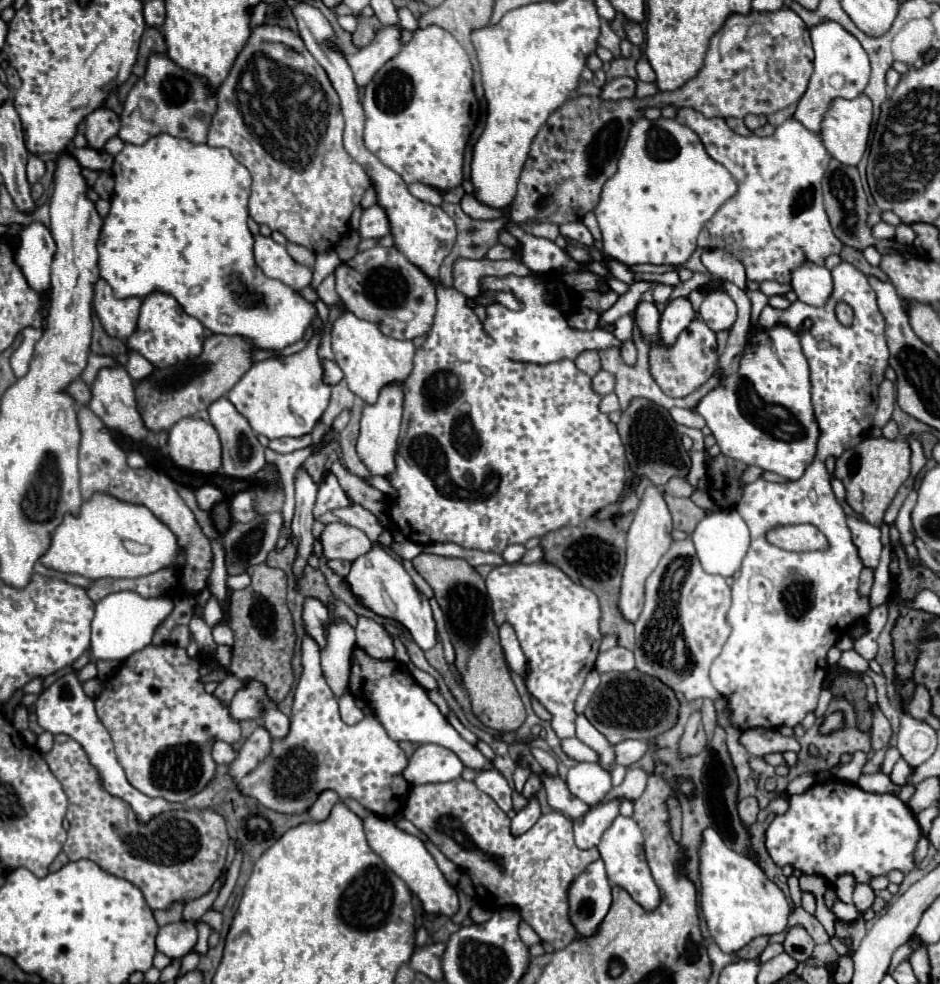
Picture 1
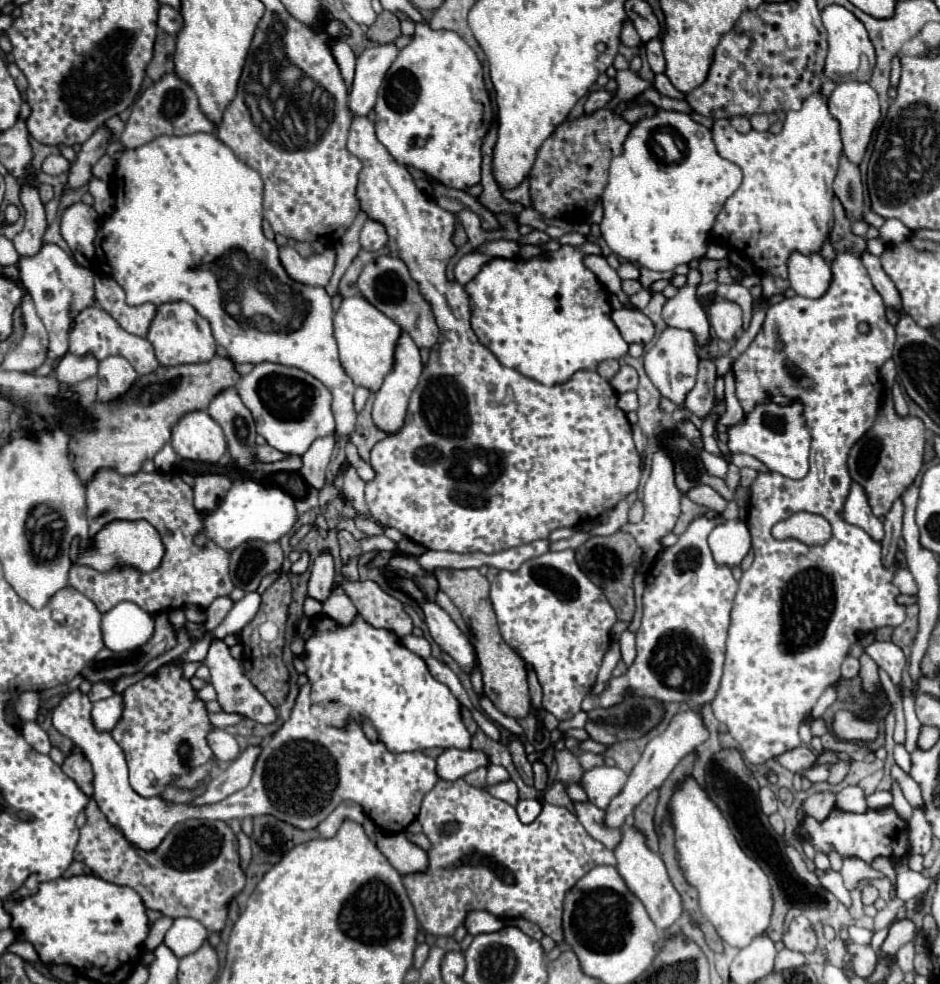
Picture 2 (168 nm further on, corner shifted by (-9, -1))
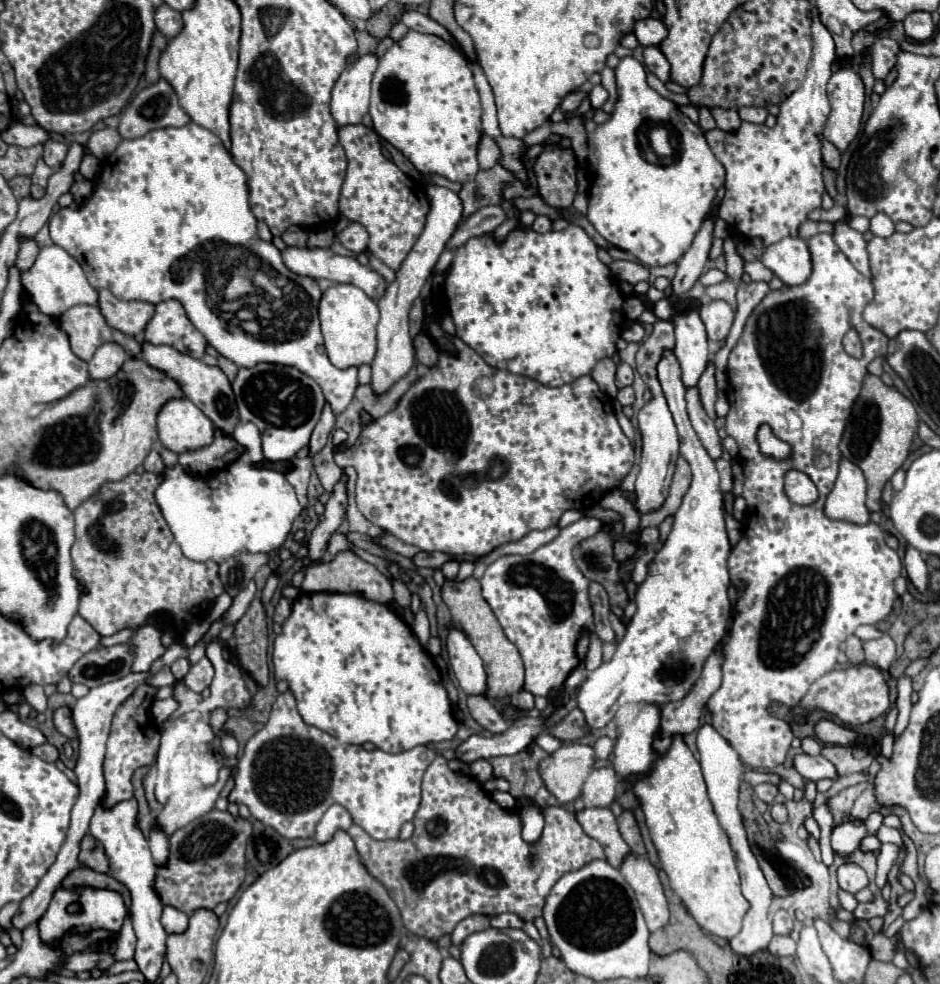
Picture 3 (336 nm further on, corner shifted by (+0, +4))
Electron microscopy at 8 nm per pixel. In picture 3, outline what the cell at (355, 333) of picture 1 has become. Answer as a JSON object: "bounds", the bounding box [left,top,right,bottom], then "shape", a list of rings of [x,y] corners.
{"bounds":[319,284,379,368],"shape":[[[333,284],[319,300],[319,320],[325,338],[325,350],[329,360],[337,368],[361,366],[373,362],[375,352],[375,326],[379,322],[379,308],[373,298],[351,284]]]}

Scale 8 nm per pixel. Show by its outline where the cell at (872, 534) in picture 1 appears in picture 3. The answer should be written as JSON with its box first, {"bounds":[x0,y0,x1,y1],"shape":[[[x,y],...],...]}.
{"bounds":[825,458,869,524],"shape":[[[847,458],[839,462],[839,476],[831,494],[827,496],[825,514],[835,520],[847,520],[855,524],[869,522],[869,510],[865,506],[865,476],[857,464]]]}

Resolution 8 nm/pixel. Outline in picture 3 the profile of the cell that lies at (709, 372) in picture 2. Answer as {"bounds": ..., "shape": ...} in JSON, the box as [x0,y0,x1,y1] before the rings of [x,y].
{"bounds":[685,388,723,460],"shape":[[[689,388],[687,394],[685,394],[685,398],[687,398],[687,410],[689,410],[691,426],[693,426],[693,430],[697,432],[697,436],[699,436],[701,444],[705,446],[707,454],[709,454],[713,460],[721,458],[721,454],[723,454],[723,450],[721,450],[721,438],[719,438],[719,434],[717,434],[717,428],[715,428],[713,420],[711,420],[711,418],[705,414],[705,410],[701,408],[697,388]]]}

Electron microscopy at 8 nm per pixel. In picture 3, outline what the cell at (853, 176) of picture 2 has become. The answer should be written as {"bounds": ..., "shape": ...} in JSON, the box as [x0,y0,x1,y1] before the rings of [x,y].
{"bounds":[819,136,841,168],"shape":[[[819,136],[819,140],[821,140],[821,152],[823,152],[823,160],[825,160],[825,164],[829,166],[829,168],[839,168],[839,160],[841,160],[841,154],[839,154],[839,150],[831,144],[831,142],[827,142],[825,138],[821,138]]]}

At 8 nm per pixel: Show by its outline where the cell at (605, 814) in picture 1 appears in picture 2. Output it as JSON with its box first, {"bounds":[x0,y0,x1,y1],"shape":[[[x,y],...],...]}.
{"bounds":[604,711,708,829],"shape":[[[686,711],[686,713],[680,713],[672,719],[672,723],[668,725],[668,729],[654,737],[648,747],[644,749],[642,753],[642,759],[636,763],[636,767],[632,769],[624,789],[620,791],[620,795],[616,795],[610,805],[606,807],[606,817],[604,817],[604,823],[608,829],[620,829],[626,821],[626,817],[636,809],[636,805],[654,789],[660,789],[660,785],[664,783],[664,779],[670,775],[670,771],[676,767],[676,763],[680,759],[684,759],[688,753],[692,753],[702,741],[708,739],[708,731],[706,727],[702,725],[702,717],[694,711]]]}

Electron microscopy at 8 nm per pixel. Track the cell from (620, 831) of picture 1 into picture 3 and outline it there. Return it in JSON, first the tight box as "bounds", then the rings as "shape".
{"bounds":[619,854,669,932],"shape":[[[629,854],[619,872],[625,876],[625,880],[629,880],[635,892],[649,932],[663,928],[669,922],[669,908],[653,864],[647,858]]]}

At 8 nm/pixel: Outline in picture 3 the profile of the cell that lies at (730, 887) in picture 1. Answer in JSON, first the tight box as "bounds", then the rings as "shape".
{"bounds":[613,702,749,940],"shape":[[[647,702],[641,704],[631,722],[617,720],[613,768],[621,778],[643,776],[633,784],[633,792],[641,802],[645,824],[673,892],[683,900],[703,930],[731,940],[741,930],[741,920],[749,910],[749,902],[741,894],[729,838],[717,822],[701,776],[701,766],[683,742],[683,736],[673,736],[665,754],[659,754],[653,748],[659,724],[661,708]]]}

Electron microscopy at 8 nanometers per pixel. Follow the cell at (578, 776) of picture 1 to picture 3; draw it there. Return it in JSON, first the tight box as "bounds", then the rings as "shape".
{"bounds":[583,766,617,808],"shape":[[[607,766],[607,768],[595,768],[589,774],[589,780],[585,780],[583,788],[583,800],[587,808],[609,808],[611,802],[615,800],[617,794],[617,772]]]}

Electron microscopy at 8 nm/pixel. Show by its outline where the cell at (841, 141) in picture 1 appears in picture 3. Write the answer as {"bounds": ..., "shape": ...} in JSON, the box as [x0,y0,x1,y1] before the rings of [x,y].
{"bounds":[823,68,865,152],"shape":[[[851,68],[837,70],[827,84],[831,114],[823,128],[823,136],[843,152],[861,128],[865,86],[859,74]]]}

